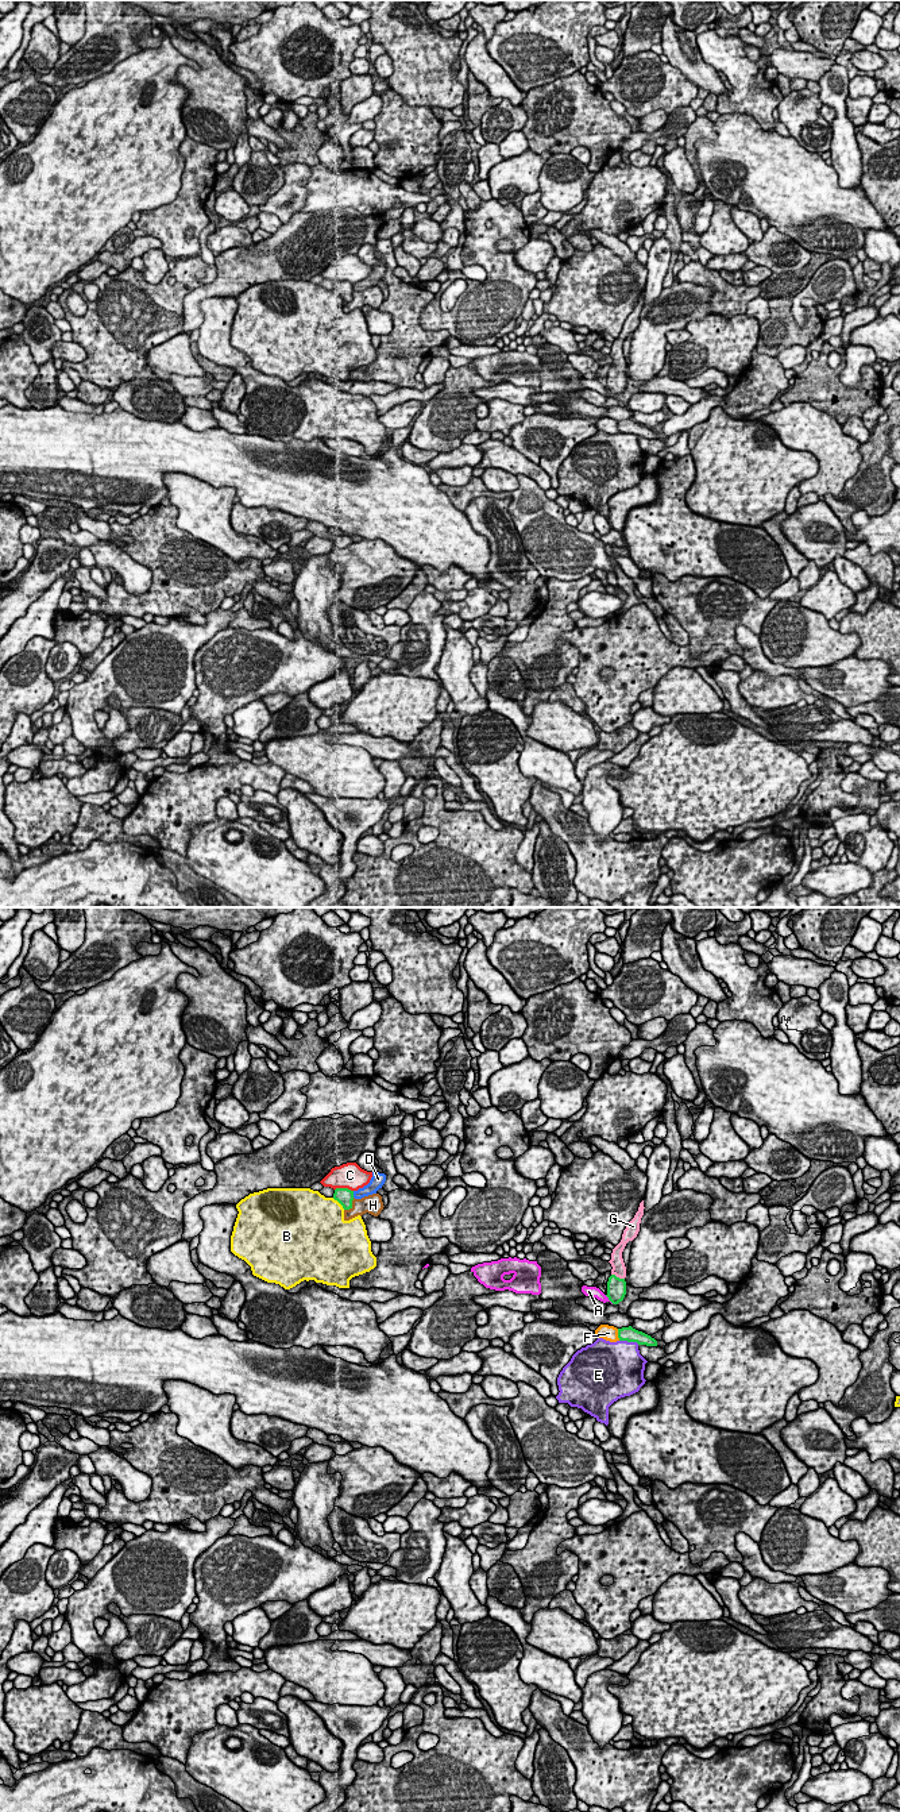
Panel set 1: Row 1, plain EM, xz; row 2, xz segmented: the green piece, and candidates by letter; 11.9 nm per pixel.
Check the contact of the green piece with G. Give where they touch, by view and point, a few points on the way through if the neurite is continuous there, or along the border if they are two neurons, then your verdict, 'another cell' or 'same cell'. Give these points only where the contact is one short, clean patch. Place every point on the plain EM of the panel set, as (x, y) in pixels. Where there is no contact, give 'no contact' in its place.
contact xz (618, 370); way xz (615, 380), (618, 370), (617, 354); same cell

